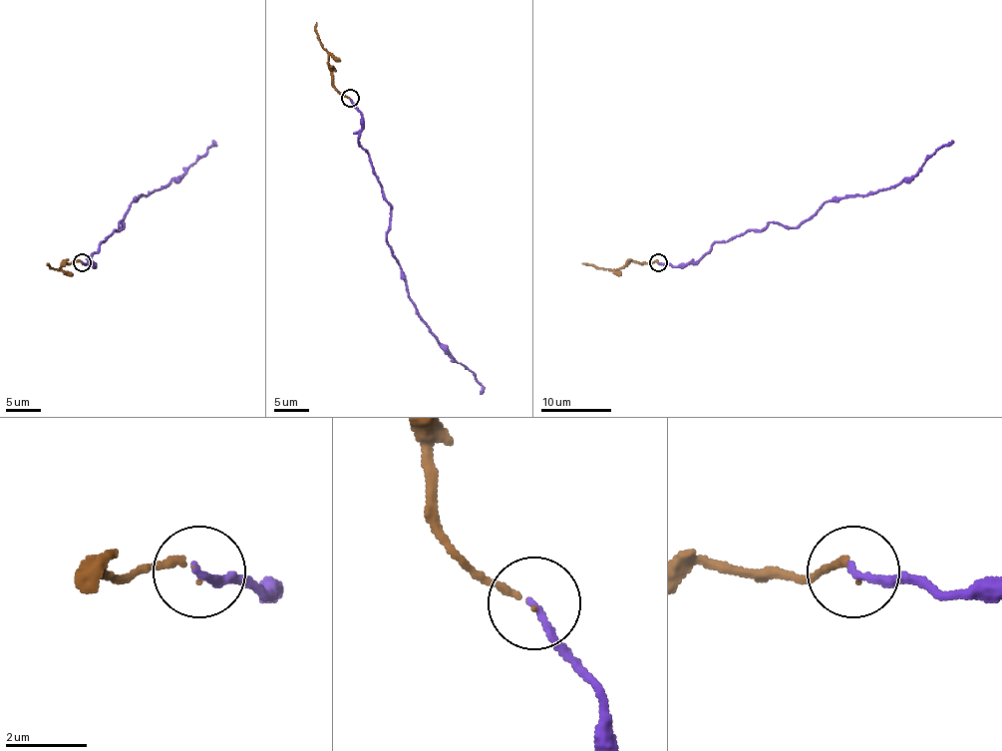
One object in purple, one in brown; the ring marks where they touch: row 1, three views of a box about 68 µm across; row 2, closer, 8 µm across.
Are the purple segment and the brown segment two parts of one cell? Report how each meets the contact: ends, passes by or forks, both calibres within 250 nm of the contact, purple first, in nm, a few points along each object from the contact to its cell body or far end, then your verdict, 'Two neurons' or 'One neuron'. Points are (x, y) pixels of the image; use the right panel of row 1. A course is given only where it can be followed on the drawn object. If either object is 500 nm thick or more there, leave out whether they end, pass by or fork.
At the ring purple ends. At the ring brown ends. Thickness 180 nm (purple) against 140 nm. Course of purple: (657, 263), (696, 263), (716, 241), (770, 222), (798, 227), (827, 201), (908, 181), (953, 140). Course of brown: (657, 261), (629, 261), (622, 268), (612, 270), (582, 263). One neuron

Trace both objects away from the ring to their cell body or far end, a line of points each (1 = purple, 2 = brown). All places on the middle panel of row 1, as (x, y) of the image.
1: (350, 98), (361, 114), (359, 145), (370, 156), (391, 210), (387, 238), (415, 312), (474, 374), (481, 393)
2: (348, 98), (333, 84), (333, 70), (315, 29), (317, 22)

